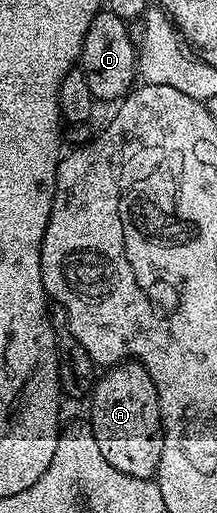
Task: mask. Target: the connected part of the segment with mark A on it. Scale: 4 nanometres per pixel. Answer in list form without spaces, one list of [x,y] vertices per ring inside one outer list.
[[[128,360],[123,361],[119,365],[112,366],[108,371],[96,378],[93,392],[91,394],[91,402],[93,406],[89,409],[89,422],[87,422],[88,428],[91,430],[95,443],[99,447],[99,451],[103,451],[103,459],[107,459],[107,463],[111,463],[111,467],[115,467],[119,471],[123,471],[127,475],[135,475],[136,477],[147,477],[150,479],[156,478],[157,468],[159,467],[159,459],[163,455],[163,427],[161,426],[161,408],[159,407],[159,395],[157,394],[157,388],[155,383],[151,379],[151,375],[147,372],[144,367],[139,364],[138,361]]]

